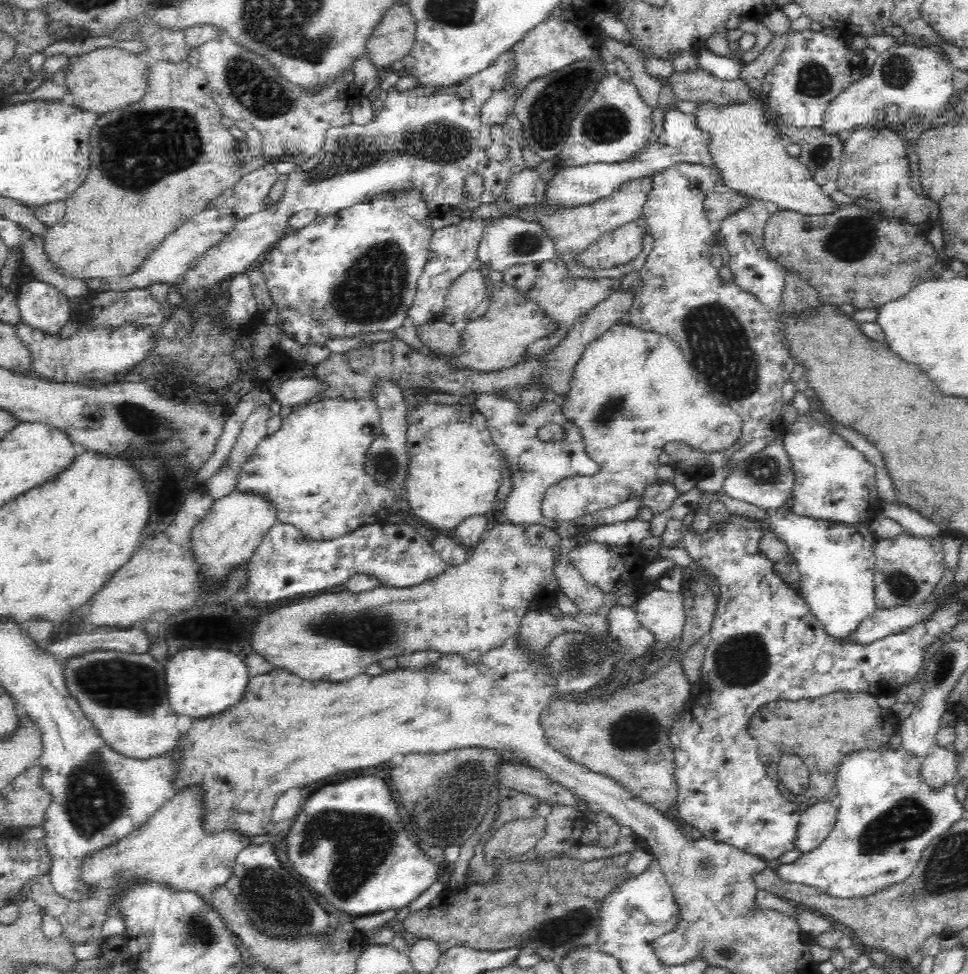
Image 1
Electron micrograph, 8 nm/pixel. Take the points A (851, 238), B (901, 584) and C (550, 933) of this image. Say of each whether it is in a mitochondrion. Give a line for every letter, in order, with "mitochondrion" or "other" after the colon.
A: mitochondrion
B: mitochondrion
C: mitochondrion

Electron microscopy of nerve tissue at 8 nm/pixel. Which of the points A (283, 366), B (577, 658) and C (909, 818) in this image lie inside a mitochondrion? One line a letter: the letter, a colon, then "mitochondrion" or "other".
A: other
B: mitochondrion
C: mitochondrion

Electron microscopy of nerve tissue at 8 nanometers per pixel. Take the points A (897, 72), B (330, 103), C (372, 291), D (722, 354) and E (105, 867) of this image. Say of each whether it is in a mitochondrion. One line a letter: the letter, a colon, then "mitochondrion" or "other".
A: mitochondrion
B: other
C: mitochondrion
D: mitochondrion
E: other

